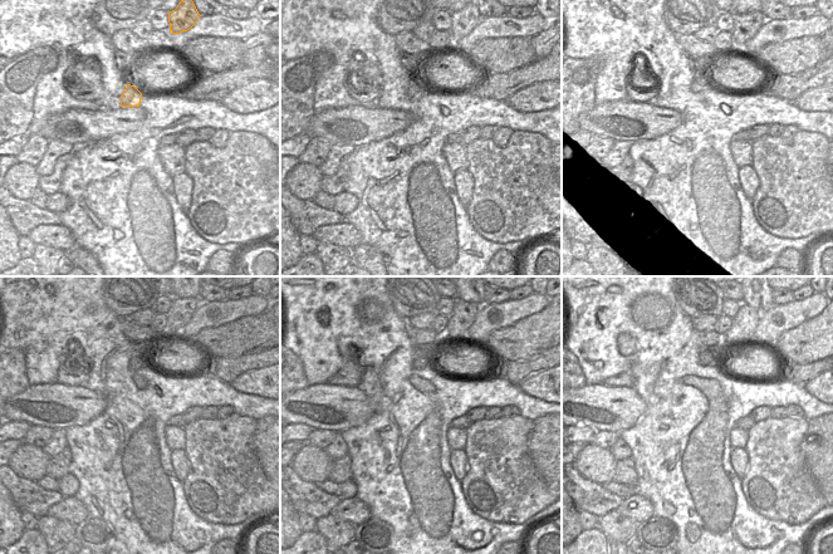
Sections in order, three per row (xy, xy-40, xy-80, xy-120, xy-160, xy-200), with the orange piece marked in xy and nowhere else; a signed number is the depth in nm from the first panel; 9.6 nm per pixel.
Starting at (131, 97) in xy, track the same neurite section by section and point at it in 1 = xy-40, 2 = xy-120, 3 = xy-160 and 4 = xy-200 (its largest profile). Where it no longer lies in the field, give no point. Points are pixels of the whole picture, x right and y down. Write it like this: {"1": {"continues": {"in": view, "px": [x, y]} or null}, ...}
{"1": {"continues": {"in": "xy-40", "px": [415, 91]}}, "2": {"continues": {"in": "xy-120", "px": [137, 361]}}, "3": {"continues": {"in": "xy-160", "px": [421, 358]}}, "4": {"continues": {"in": "xy-200", "px": [744, 323]}}}

